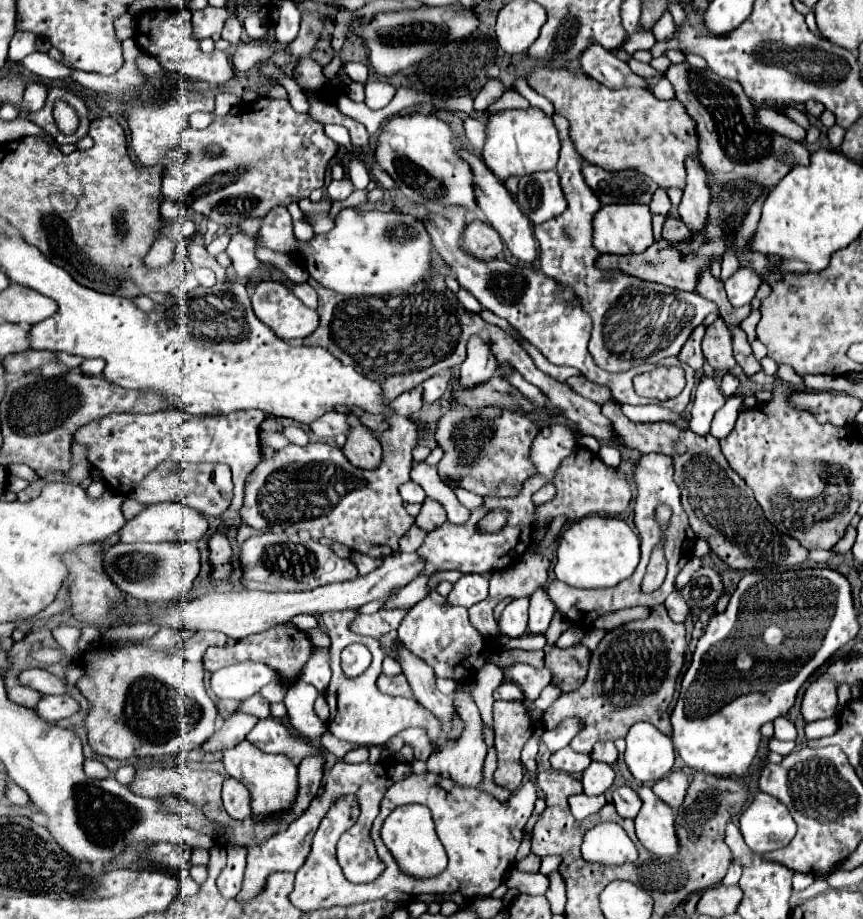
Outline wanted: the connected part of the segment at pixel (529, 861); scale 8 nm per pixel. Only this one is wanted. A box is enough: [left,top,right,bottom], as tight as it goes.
[516,853,540,873]

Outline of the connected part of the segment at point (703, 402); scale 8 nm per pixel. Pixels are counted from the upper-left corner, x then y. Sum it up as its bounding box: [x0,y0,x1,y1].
[690,377,726,435]

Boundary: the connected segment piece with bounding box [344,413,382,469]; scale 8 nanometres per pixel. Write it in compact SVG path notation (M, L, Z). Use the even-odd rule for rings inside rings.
M348 413L348 419L352 421L352 425L356 425L356 429L352 429L352 433L348 435L348 441L344 447L348 461L358 469L378 467L378 463L382 461L380 443L374 441L374 437L368 433L368 429L360 425L360 421L354 413Z

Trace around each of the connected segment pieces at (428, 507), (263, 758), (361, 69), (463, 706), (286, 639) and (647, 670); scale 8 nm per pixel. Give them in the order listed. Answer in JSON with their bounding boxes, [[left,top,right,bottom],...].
[[416,499,446,531],[222,741,298,819],[342,61,368,83],[428,689,486,787],[224,623,316,689],[544,605,688,753]]

